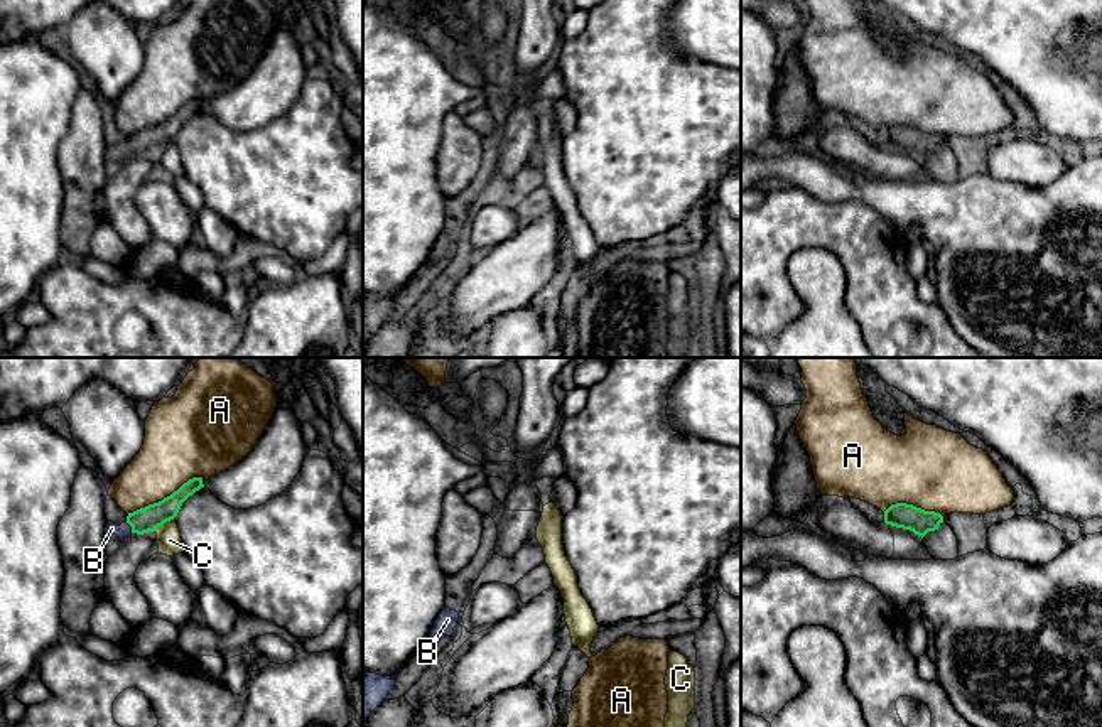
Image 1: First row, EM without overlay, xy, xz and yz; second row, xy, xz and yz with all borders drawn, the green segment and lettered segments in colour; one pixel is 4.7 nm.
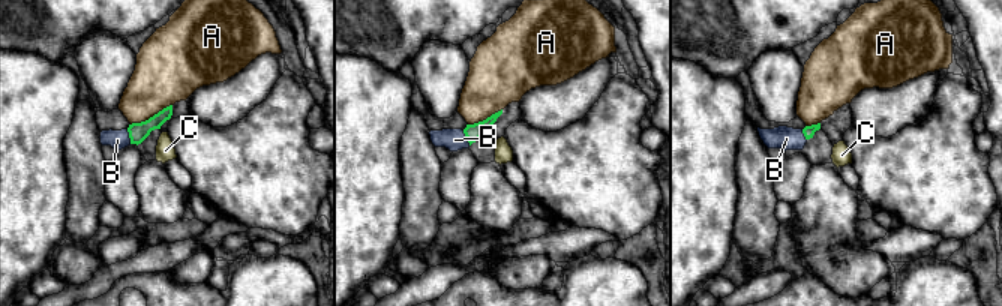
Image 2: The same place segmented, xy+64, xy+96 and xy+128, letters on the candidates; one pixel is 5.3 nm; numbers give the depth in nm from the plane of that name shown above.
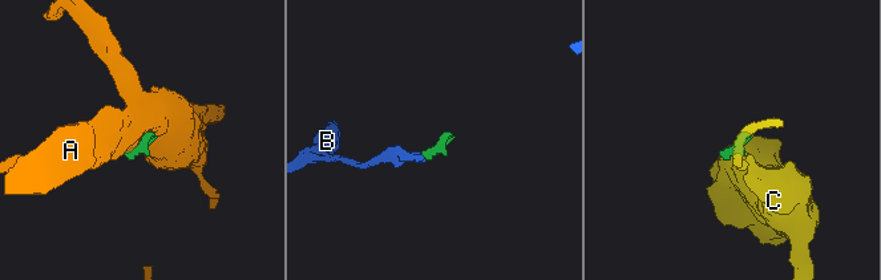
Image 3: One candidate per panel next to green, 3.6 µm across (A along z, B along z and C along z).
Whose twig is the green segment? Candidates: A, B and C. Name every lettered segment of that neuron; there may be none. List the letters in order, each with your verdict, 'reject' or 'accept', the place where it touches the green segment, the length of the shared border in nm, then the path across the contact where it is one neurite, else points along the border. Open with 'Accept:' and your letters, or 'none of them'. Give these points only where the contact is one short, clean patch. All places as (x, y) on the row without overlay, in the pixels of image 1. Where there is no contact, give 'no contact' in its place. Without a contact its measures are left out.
Accept: B
A: reject; contact xy (164, 120); length 400 nm
B: accept; contact xy (130, 147); length 70 nm; way xy (149, 140), (130, 147), (112, 150)
C: reject; contact xy (162, 145); length 110 nm; border xy (172, 140), (154, 152)

